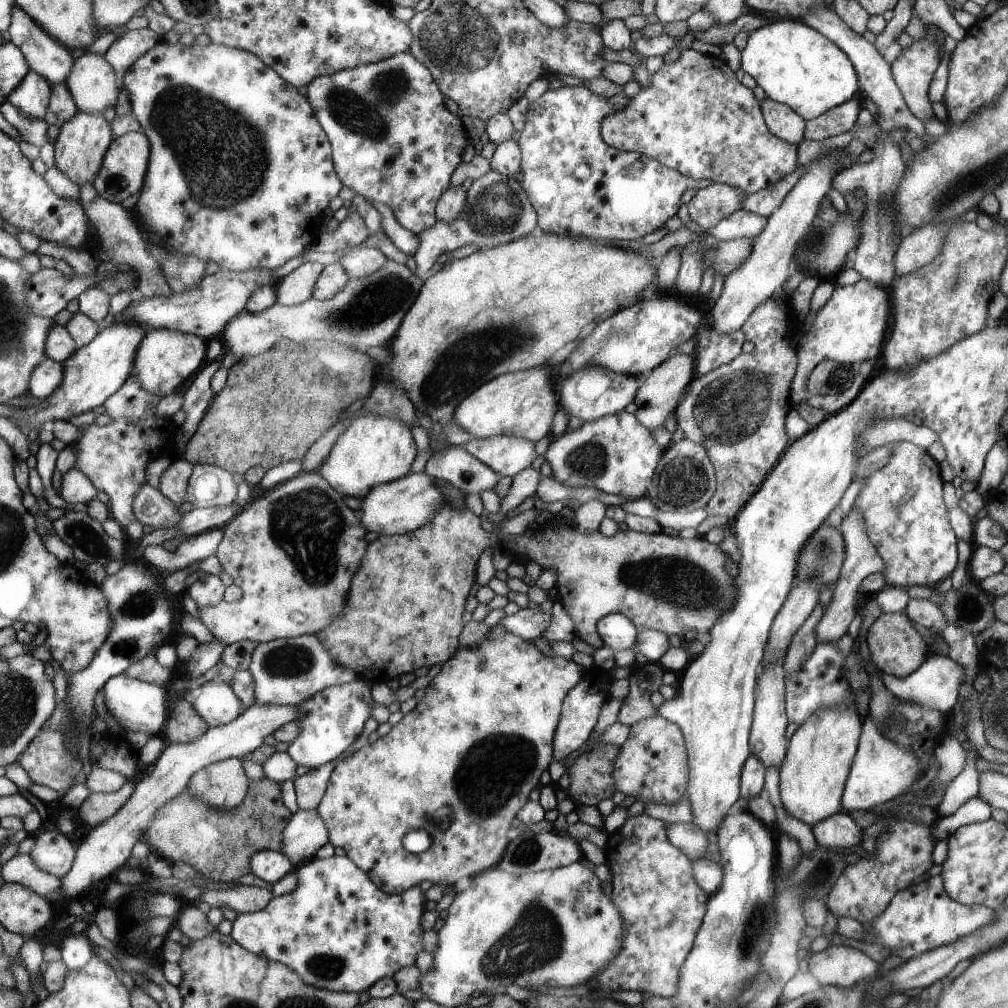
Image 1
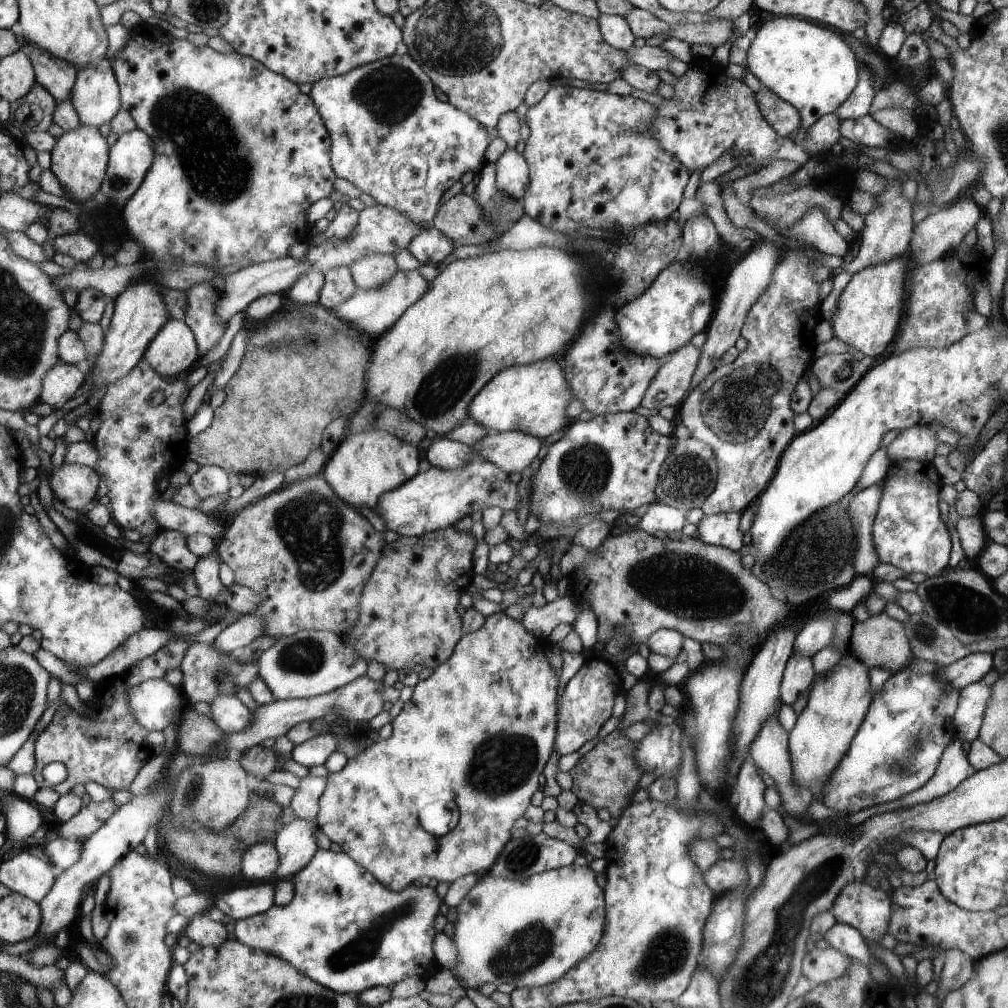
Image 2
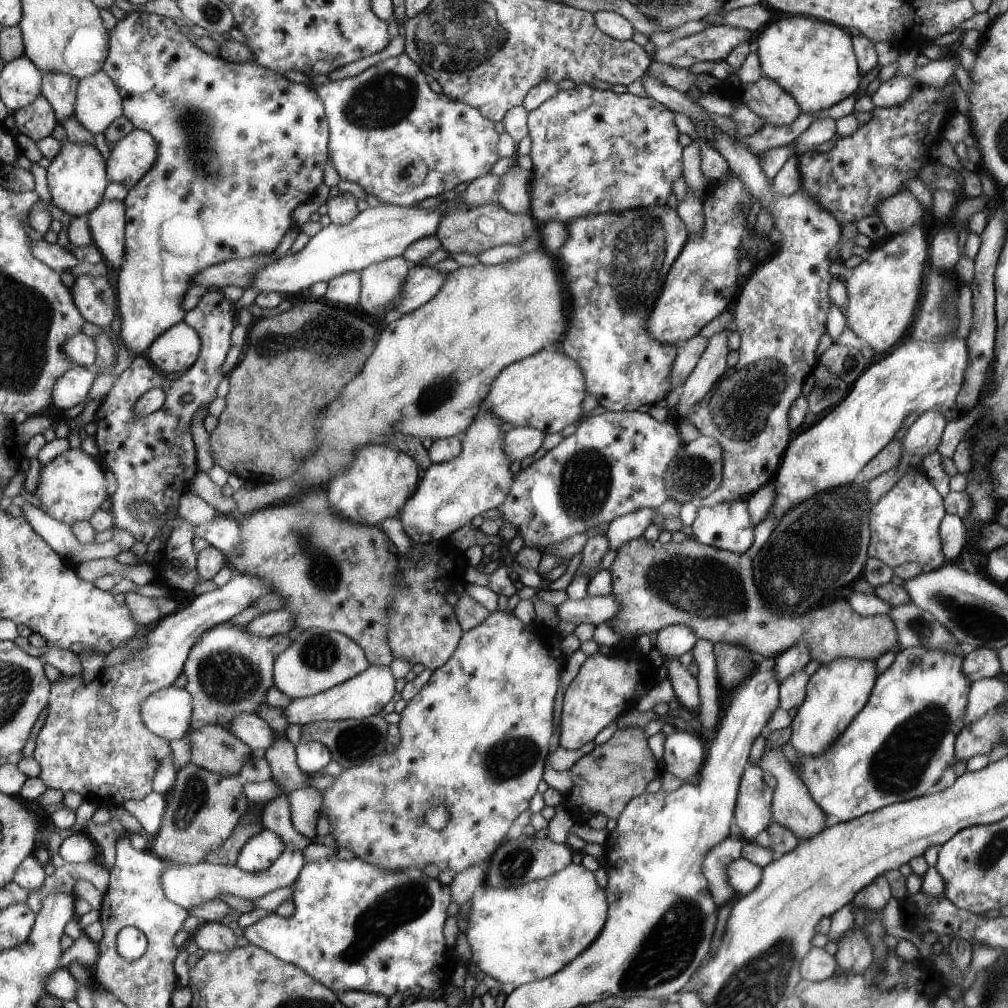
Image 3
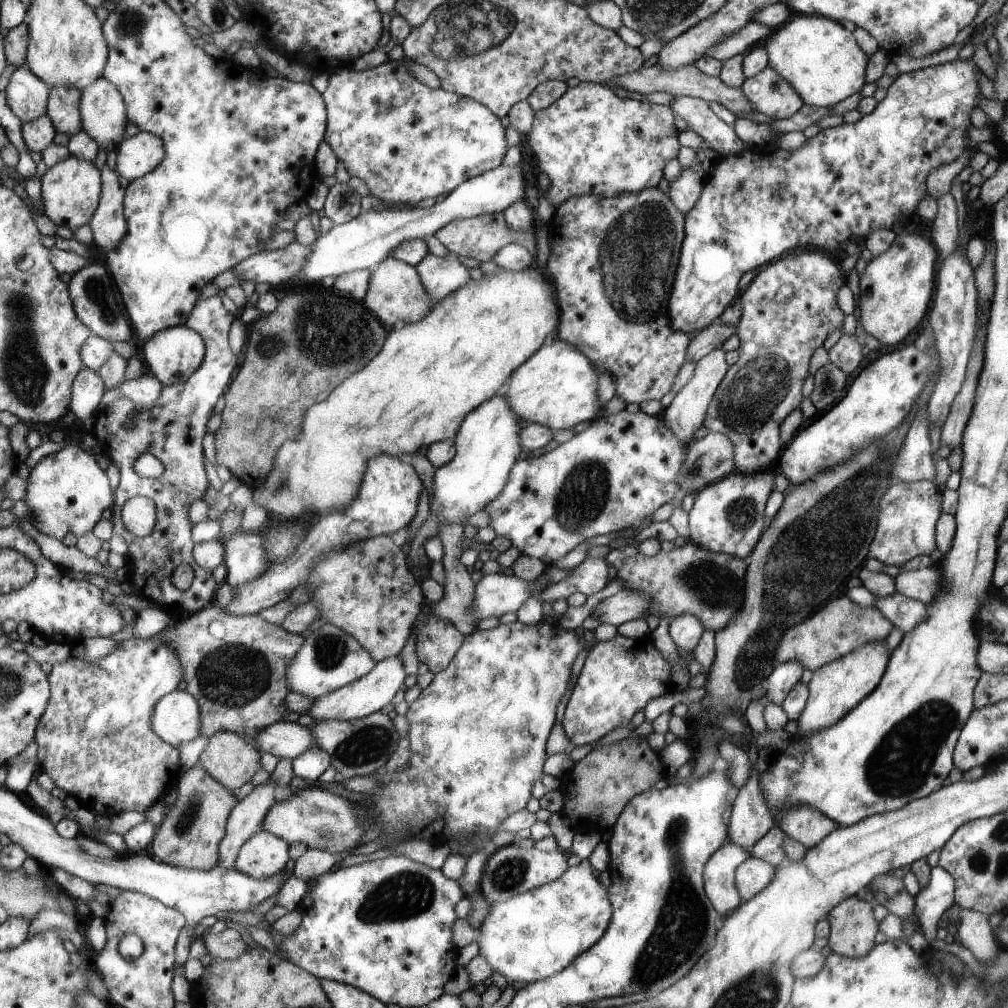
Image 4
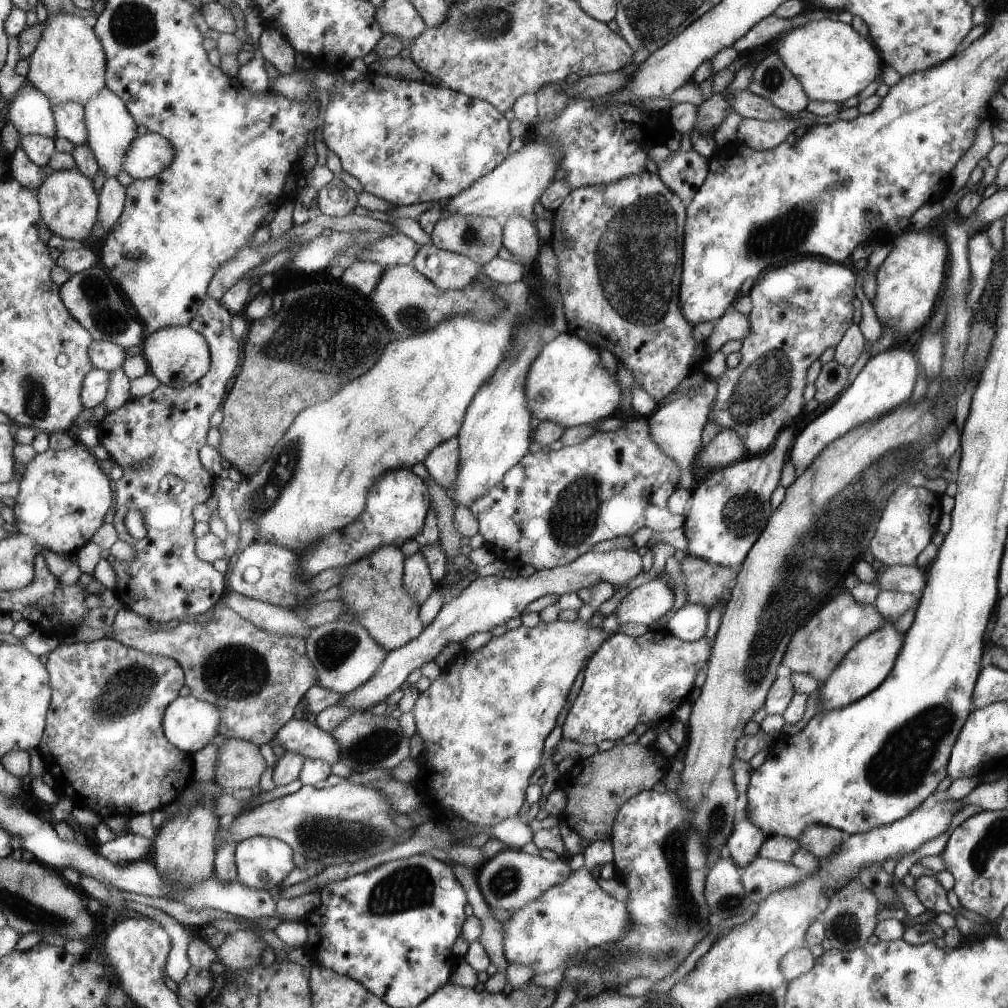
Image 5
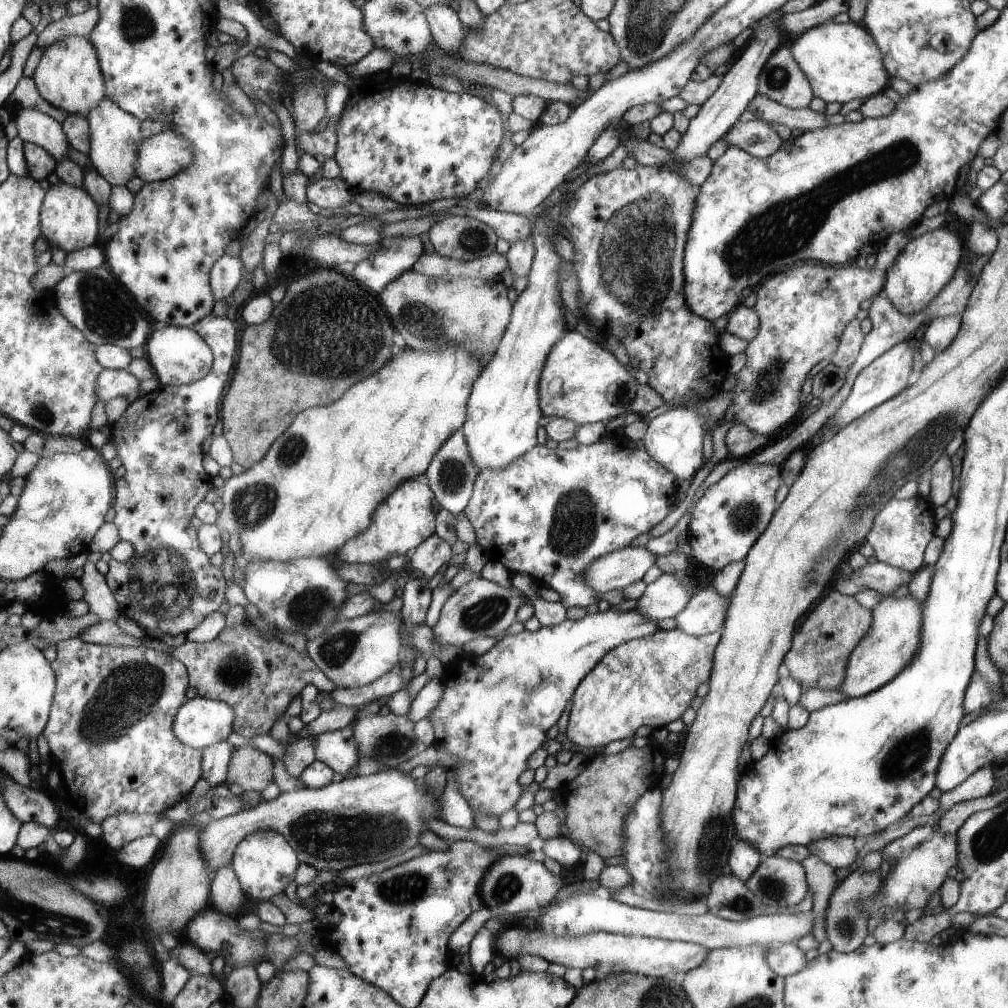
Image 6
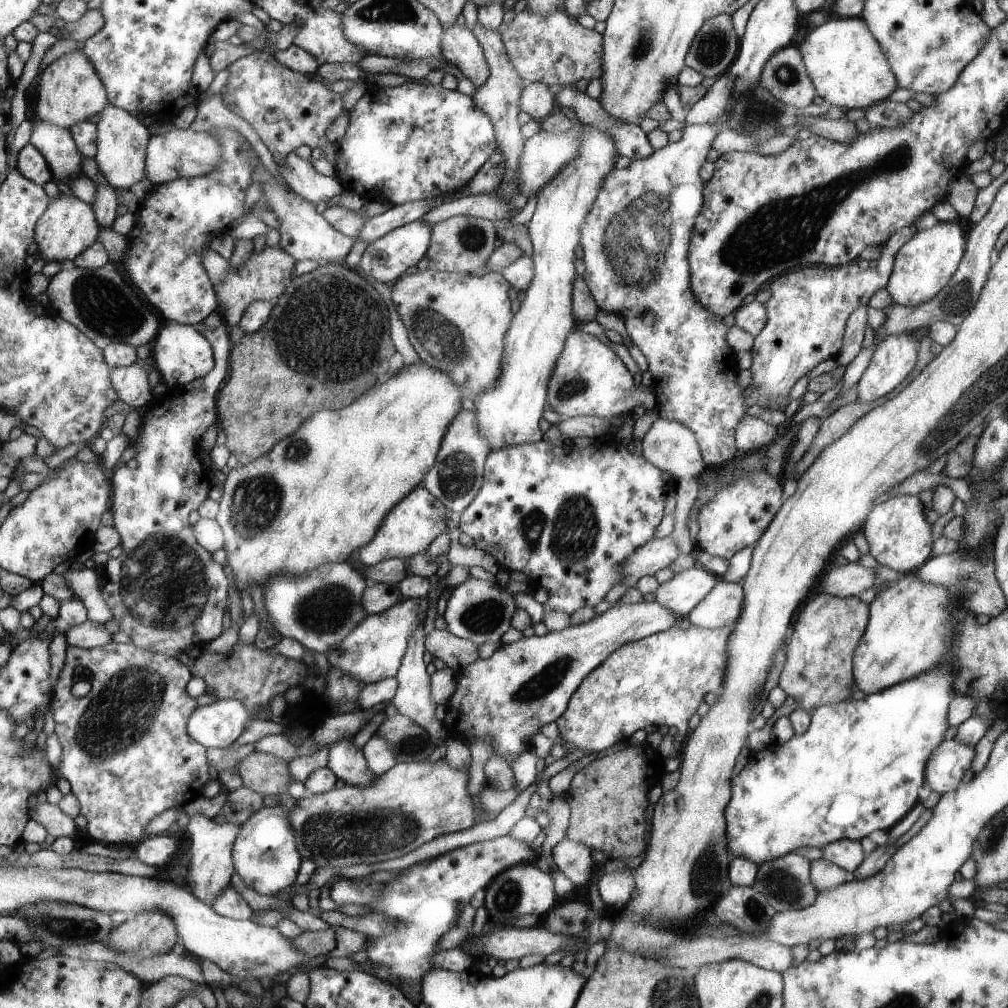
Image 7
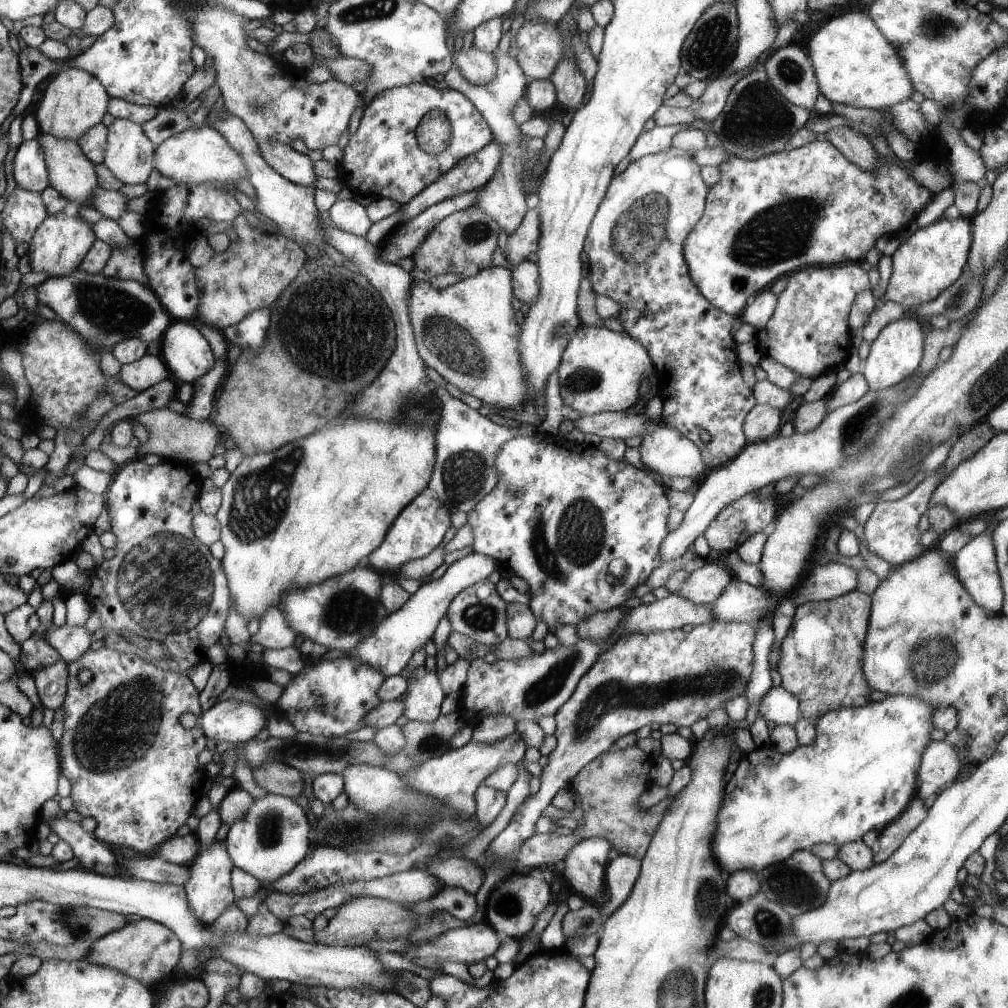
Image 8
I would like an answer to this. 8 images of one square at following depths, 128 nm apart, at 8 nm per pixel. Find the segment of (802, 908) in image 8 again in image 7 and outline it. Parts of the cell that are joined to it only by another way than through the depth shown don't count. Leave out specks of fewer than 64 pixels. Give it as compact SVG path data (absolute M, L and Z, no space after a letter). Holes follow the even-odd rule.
M795 852L761 863L756 870L752 888L767 898L769 906L778 911L792 911L812 905L817 898L816 887L809 878L811 862Z

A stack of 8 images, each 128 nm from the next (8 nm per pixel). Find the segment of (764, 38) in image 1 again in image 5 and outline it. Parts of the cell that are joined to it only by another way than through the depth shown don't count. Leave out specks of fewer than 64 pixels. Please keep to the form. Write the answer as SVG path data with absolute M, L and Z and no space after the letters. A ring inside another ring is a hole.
M834 17L806 22L784 35L775 52L796 75L807 92L808 100L842 103L859 94L879 74L879 62L882 60L879 60L875 48L851 25Z

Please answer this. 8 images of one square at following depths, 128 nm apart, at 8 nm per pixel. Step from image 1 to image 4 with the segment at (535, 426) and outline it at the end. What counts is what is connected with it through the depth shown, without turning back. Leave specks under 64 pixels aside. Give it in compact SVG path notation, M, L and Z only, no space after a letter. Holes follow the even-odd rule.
M551 337L548 343L540 346L535 354L520 364L507 379L501 391L505 392L509 406L522 421L548 426L556 431L560 428L569 429L578 422L593 421L599 412L597 396L598 372L592 362L576 346L564 339Z

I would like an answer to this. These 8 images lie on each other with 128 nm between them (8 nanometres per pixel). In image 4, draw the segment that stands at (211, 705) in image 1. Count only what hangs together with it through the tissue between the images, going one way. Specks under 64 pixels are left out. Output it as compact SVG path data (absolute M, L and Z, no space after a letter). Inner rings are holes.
M279 721L266 726L257 733L252 743L259 745L261 752L293 760L309 747L316 746L316 738L308 727L296 722Z

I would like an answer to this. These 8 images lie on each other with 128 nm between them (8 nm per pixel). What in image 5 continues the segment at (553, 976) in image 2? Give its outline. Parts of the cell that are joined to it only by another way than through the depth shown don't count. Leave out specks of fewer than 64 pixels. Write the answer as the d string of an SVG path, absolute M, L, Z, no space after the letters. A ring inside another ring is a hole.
M610 839L589 843L582 856L584 864L581 868L562 883L544 890L535 900L512 911L511 918L502 923L502 947L508 964L529 966L534 974L547 972L563 966L569 957L584 953L585 949L616 941L630 929L626 904L603 892L589 874L593 862L613 862Z

